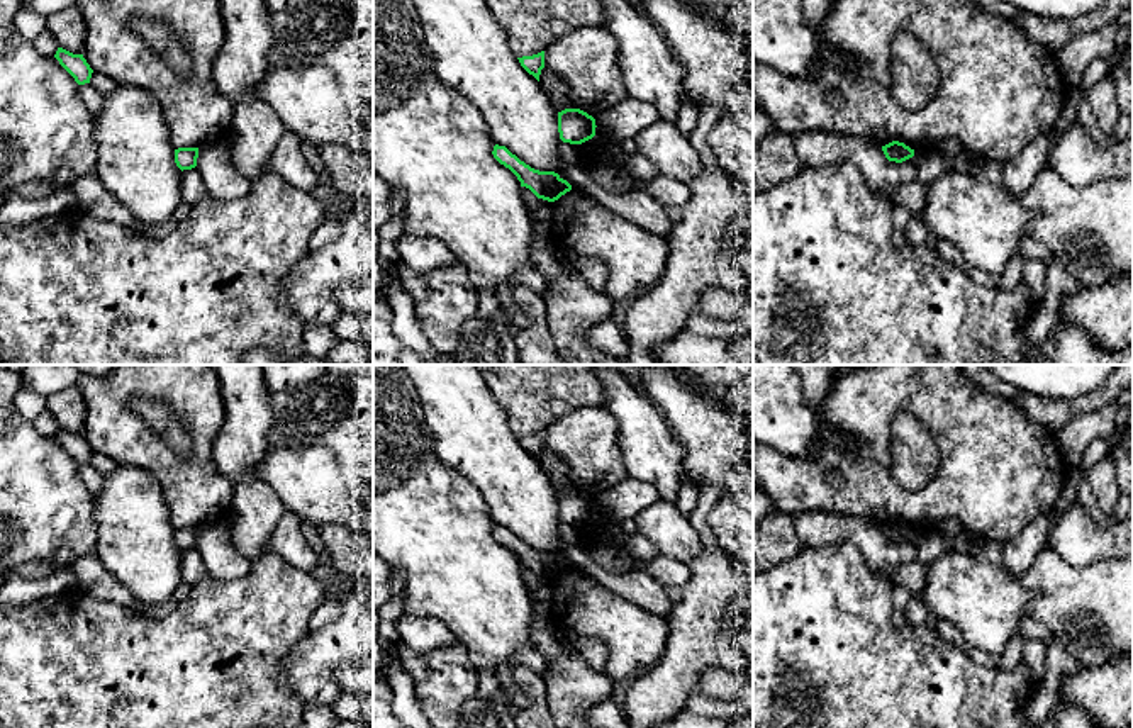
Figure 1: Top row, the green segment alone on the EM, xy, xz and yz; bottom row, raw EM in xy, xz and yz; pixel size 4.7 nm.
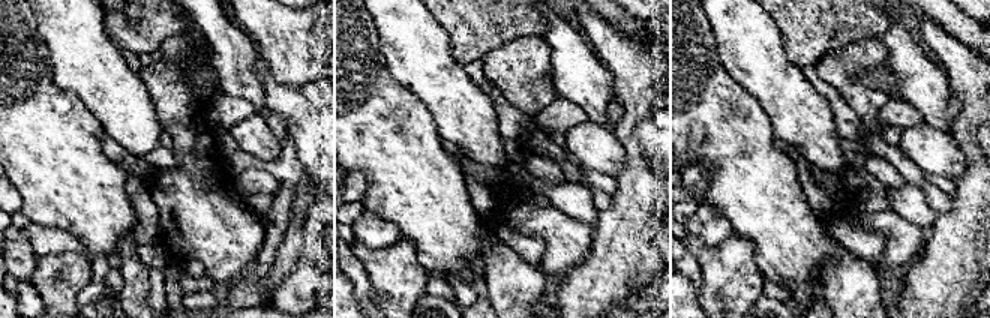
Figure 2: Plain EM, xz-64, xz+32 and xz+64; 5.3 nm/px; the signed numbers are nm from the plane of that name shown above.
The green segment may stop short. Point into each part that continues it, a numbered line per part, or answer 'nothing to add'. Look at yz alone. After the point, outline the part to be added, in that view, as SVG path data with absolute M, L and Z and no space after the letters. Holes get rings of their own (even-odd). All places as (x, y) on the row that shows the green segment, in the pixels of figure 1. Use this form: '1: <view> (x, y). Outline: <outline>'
nothing to add

